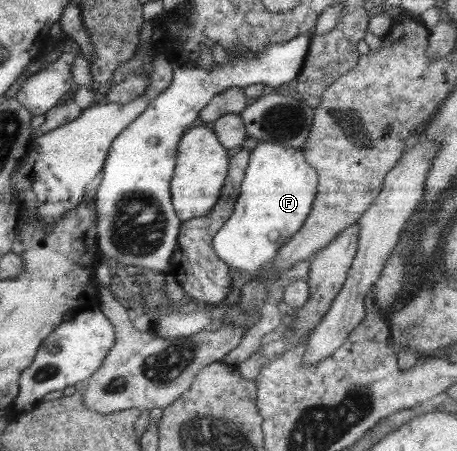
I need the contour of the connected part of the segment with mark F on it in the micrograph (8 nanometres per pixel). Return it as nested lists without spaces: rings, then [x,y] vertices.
[[[259,142],[250,159],[240,196],[231,216],[213,238],[215,254],[236,270],[251,276],[275,260],[277,250],[303,226],[314,206],[318,186],[316,169],[310,166],[299,148],[287,144]]]

